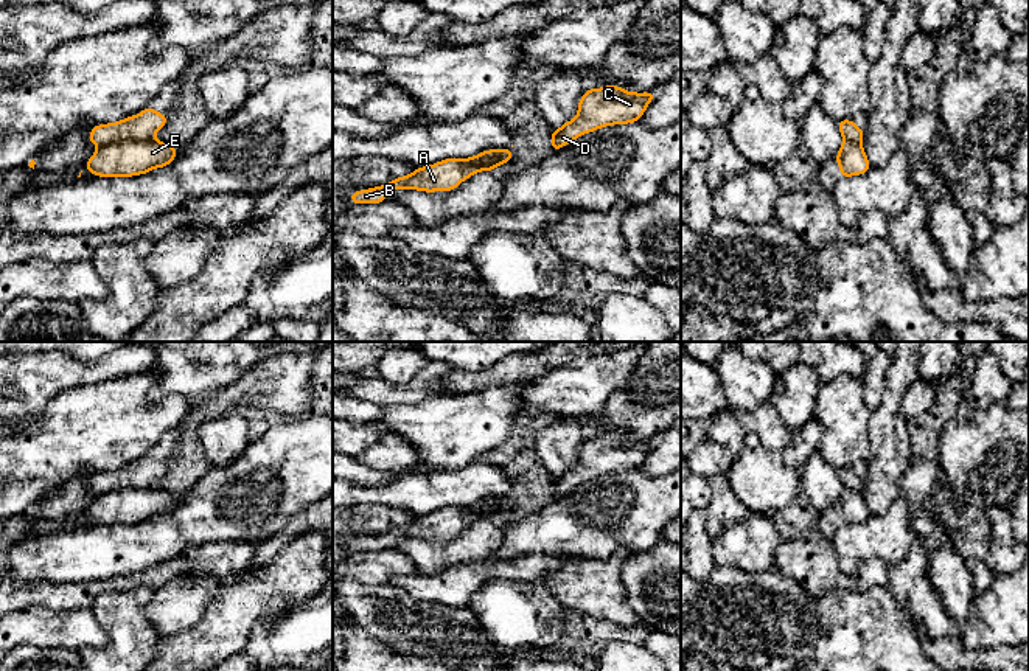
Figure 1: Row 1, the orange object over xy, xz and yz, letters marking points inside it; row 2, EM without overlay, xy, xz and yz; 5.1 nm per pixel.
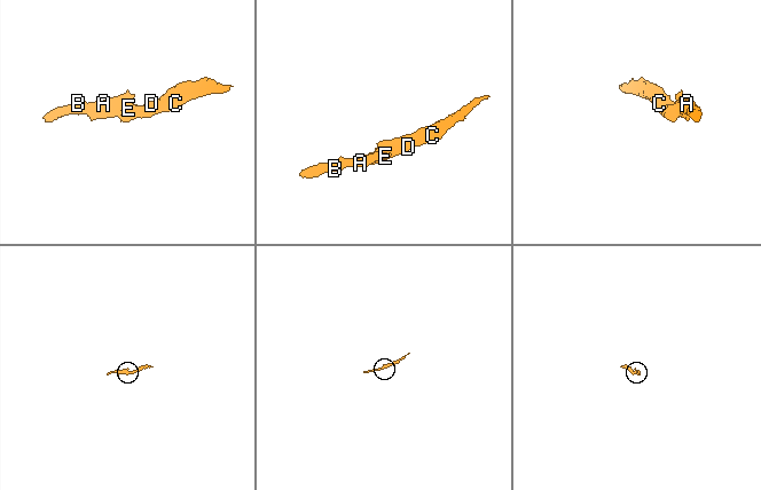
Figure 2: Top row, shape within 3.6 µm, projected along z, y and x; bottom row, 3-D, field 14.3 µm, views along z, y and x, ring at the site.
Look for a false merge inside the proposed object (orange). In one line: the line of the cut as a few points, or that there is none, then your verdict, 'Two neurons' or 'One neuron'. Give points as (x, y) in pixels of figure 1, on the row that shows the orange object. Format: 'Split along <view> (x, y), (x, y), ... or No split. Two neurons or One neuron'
Split along xy (151, 137), (125, 139), (101, 146). Two neurons

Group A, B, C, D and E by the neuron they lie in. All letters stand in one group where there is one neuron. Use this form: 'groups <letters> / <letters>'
groups A B / C D E

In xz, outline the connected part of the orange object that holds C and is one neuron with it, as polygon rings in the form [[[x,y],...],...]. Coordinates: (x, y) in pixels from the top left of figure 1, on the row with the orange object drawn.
[[[620,85],[588,89],[578,101],[578,115],[560,129],[550,129],[552,152],[600,127],[639,121],[654,95],[625,92]]]

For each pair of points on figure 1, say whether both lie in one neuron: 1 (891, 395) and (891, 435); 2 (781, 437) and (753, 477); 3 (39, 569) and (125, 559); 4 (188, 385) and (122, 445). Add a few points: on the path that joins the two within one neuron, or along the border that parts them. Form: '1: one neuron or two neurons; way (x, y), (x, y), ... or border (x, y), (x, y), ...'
1: one neuron; way (891, 404), (891, 426)
2: two neurons; border (779, 452), (767, 448), (749, 432), (737, 455)
3: one neuron; way (61, 561), (103, 561)
4: two neurons; border (153, 368), (159, 381), (151, 398), (187, 398)

